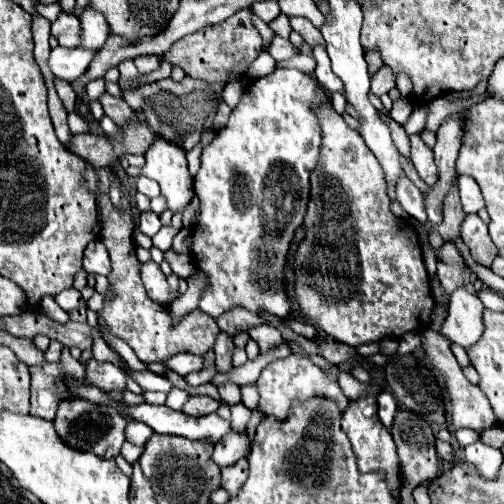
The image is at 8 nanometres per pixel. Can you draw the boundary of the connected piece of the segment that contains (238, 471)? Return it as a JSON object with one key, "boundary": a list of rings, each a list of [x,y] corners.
{"boundary":[[[241,458],[237,460],[237,464],[231,464],[231,468],[221,470],[221,488],[225,488],[233,498],[247,480],[247,474],[249,474],[249,462],[247,458]]]}

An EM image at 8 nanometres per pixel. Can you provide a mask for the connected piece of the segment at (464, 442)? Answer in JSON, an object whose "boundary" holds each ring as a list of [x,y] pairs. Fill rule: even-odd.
{"boundary":[[[461,428],[461,430],[457,430],[455,436],[457,436],[457,440],[459,440],[461,446],[469,446],[469,444],[473,444],[473,442],[479,440],[479,434],[477,434],[475,430],[469,430],[469,428]]]}

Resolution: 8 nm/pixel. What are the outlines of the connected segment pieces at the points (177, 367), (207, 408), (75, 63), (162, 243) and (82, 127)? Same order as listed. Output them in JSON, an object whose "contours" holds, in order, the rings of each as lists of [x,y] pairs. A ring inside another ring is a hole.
{"contours":[[[[181,352],[179,356],[171,356],[171,360],[165,360],[165,366],[169,366],[171,370],[175,370],[177,374],[185,376],[189,372],[197,372],[203,368],[203,358],[195,356],[195,354],[187,354]]],[[[191,396],[191,400],[187,400],[187,406],[183,406],[183,412],[189,416],[205,416],[215,412],[217,408],[219,402],[209,396]]],[[[57,46],[51,50],[49,68],[51,68],[53,76],[71,82],[71,80],[77,80],[79,76],[83,76],[83,72],[87,72],[91,58],[95,58],[95,52],[89,52],[85,48]]],[[[172,226],[161,227],[159,232],[152,237],[153,246],[162,252],[168,251],[172,246],[174,236],[177,234]]],[[[71,112],[69,114],[69,128],[71,128],[73,134],[81,134],[81,132],[89,132],[91,130],[91,124],[89,124],[87,118]]]]}

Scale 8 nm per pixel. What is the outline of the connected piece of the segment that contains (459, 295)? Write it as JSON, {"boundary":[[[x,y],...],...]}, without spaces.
{"boundary":[[[457,288],[451,294],[449,316],[441,328],[441,334],[449,336],[451,342],[467,350],[483,334],[483,310],[485,306],[473,290]]]}

